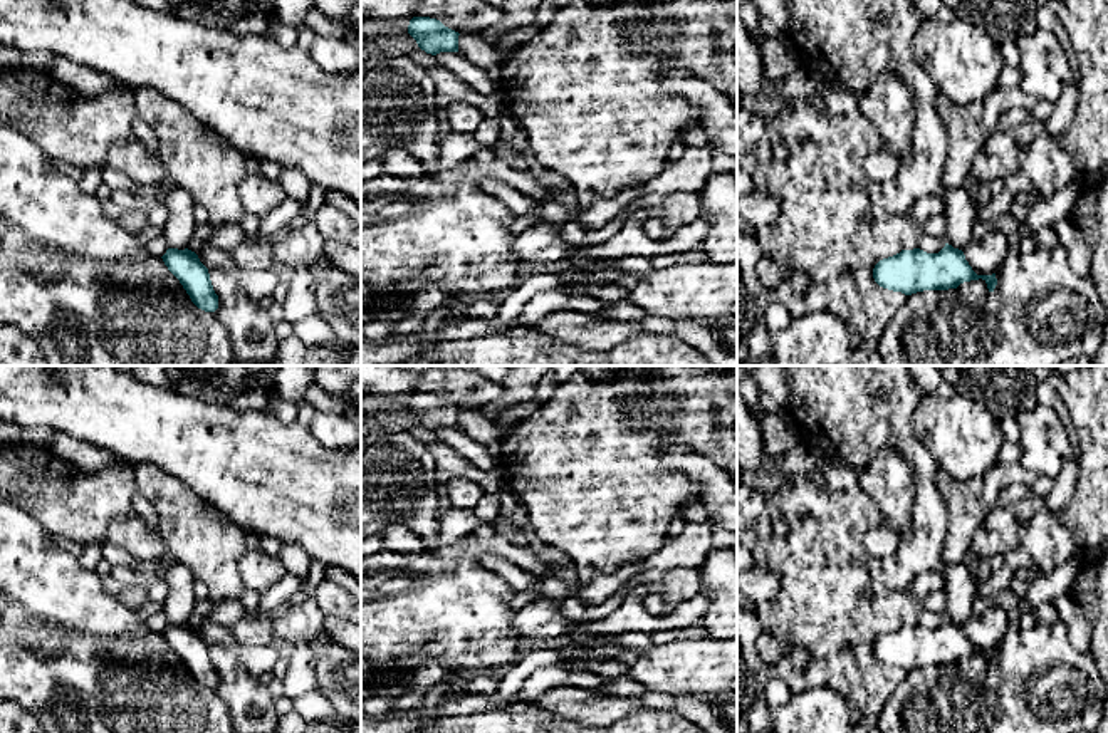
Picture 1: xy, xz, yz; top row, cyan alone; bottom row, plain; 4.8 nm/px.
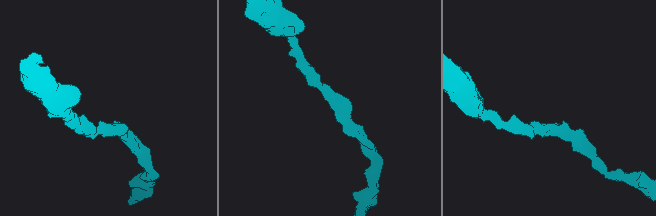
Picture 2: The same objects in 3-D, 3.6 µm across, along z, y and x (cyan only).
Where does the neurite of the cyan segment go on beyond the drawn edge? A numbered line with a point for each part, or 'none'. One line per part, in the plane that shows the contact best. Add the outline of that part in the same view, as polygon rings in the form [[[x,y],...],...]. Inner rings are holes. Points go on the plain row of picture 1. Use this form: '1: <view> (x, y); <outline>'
none

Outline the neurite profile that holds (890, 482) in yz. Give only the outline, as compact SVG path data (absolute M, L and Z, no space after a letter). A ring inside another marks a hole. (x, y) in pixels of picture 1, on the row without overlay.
M883 446L858 471L856 485L875 503L883 523L907 538L918 505L917 475L908 460L898 450Z

